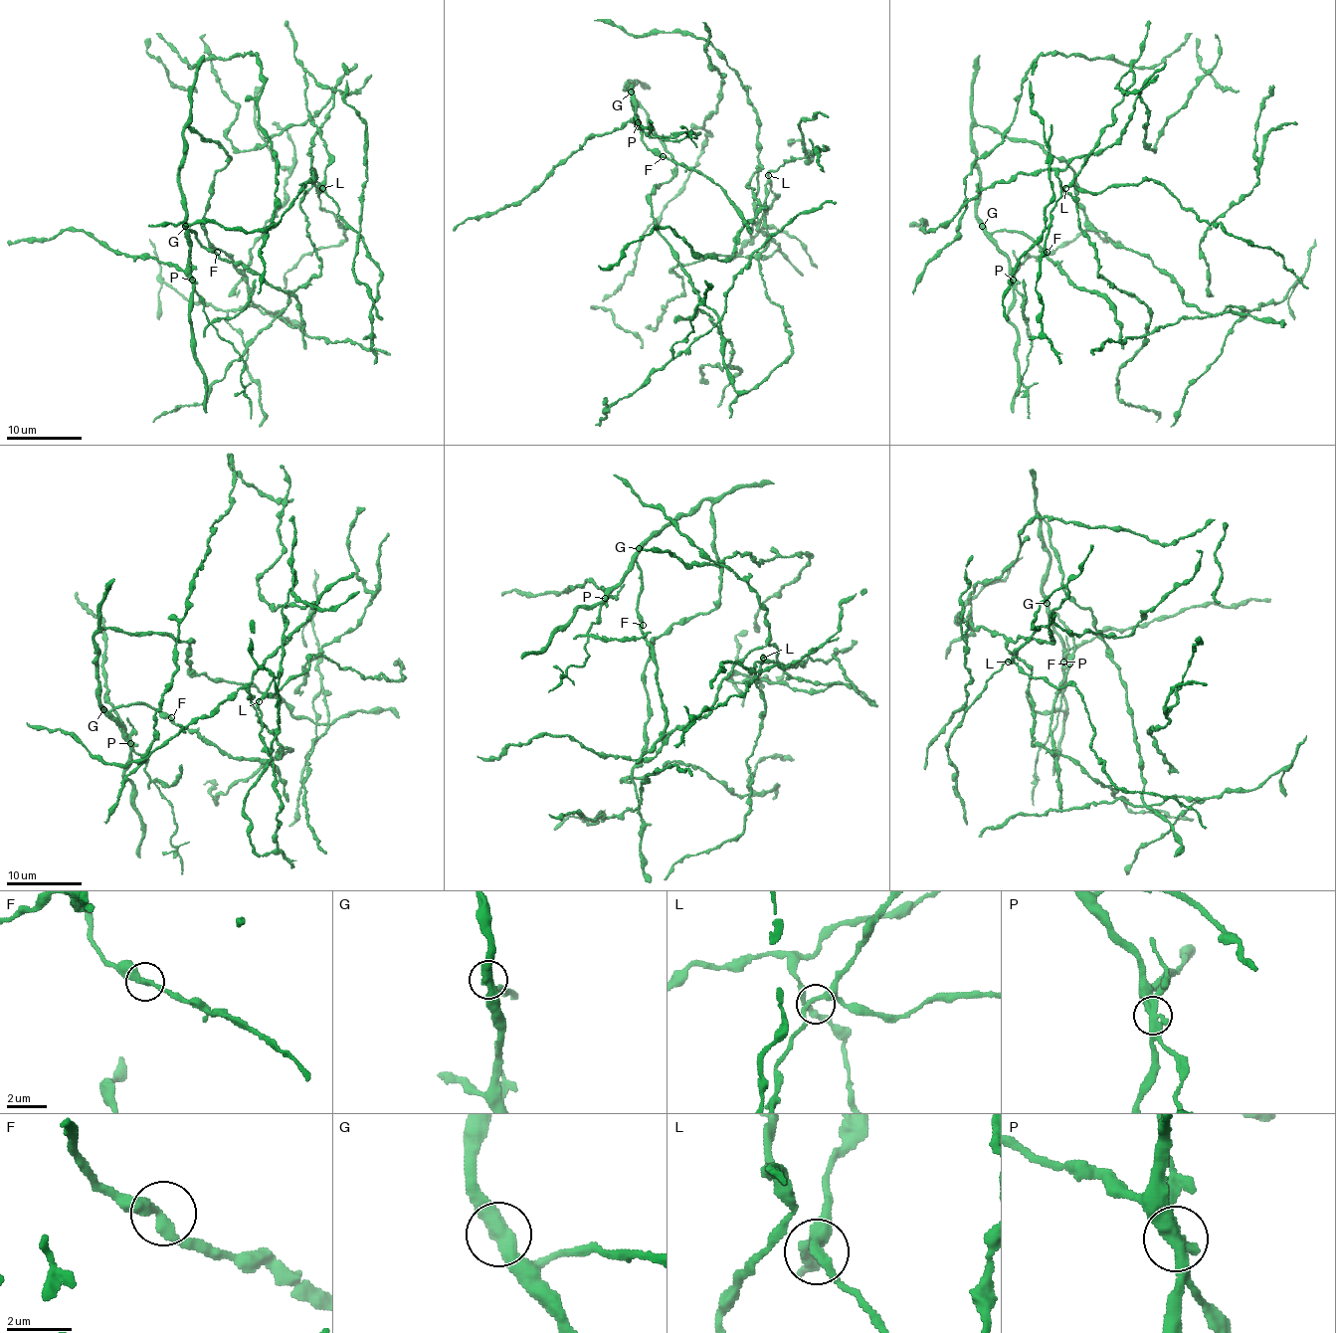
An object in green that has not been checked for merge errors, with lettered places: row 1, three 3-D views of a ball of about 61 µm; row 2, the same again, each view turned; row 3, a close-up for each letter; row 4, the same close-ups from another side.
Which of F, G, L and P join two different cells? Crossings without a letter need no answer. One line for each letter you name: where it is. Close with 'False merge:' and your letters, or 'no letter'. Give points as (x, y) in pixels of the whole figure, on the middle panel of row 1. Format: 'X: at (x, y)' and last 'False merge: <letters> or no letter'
P: at (638, 122)
False merge: P

